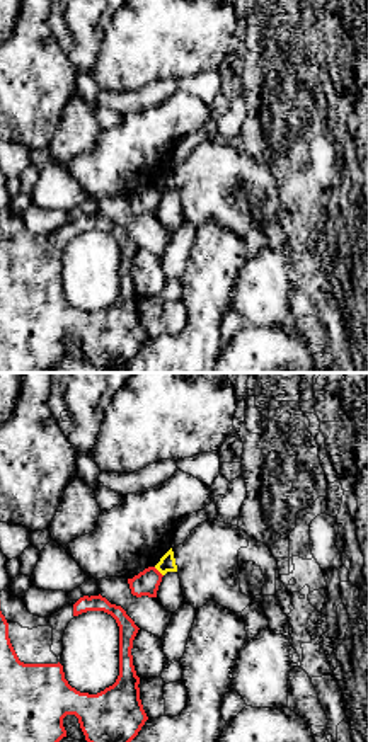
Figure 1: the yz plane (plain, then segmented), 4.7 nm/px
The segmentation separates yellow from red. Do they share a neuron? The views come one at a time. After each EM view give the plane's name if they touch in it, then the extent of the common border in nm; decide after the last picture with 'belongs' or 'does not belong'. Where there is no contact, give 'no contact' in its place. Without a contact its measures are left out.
contact in yz; length 60 nm

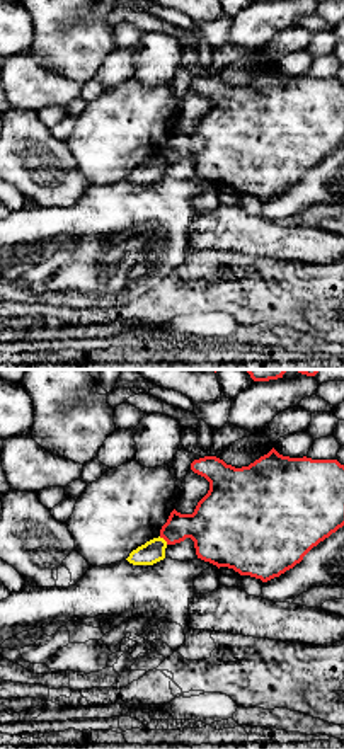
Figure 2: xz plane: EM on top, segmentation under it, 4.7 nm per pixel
contact in xz; length 60 nm

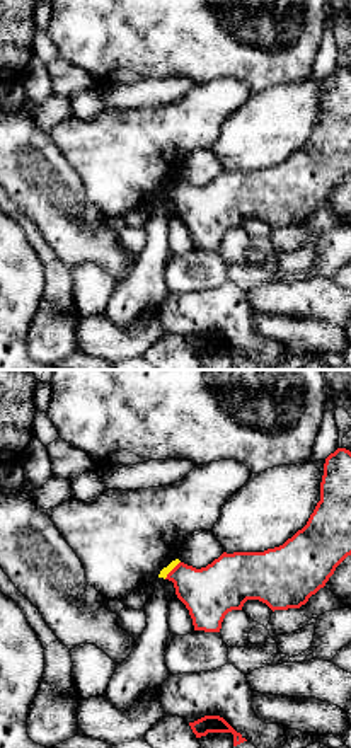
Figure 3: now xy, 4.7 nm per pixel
contact in xy; length 120 nm

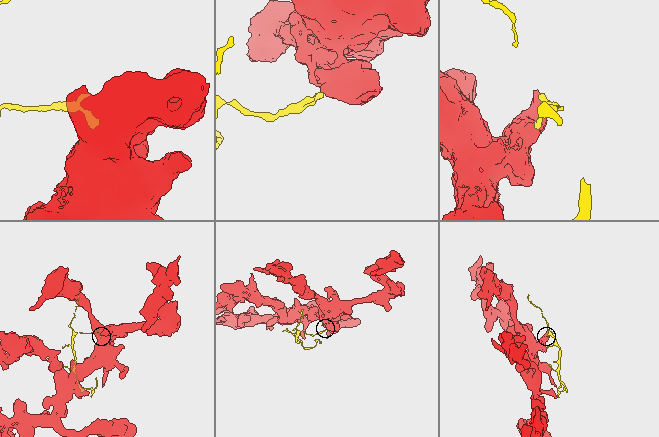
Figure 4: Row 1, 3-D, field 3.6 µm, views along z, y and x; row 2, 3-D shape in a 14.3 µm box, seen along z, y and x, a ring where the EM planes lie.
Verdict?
does not belong

